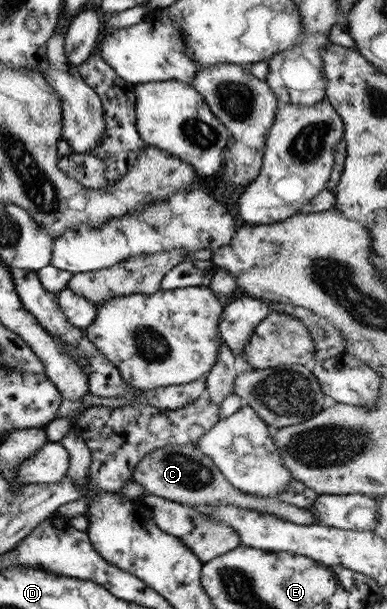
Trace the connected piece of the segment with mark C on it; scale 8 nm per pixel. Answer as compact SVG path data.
M175 445L172 449L167 446L148 451L135 464L132 478L142 485L147 494L189 506L214 506L231 504L238 508L255 510L262 514L276 515L280 520L290 521L297 525L314 523L314 515L307 508L295 507L293 504L282 502L277 498L255 497L235 489L213 465L213 462L199 451L197 446Z

